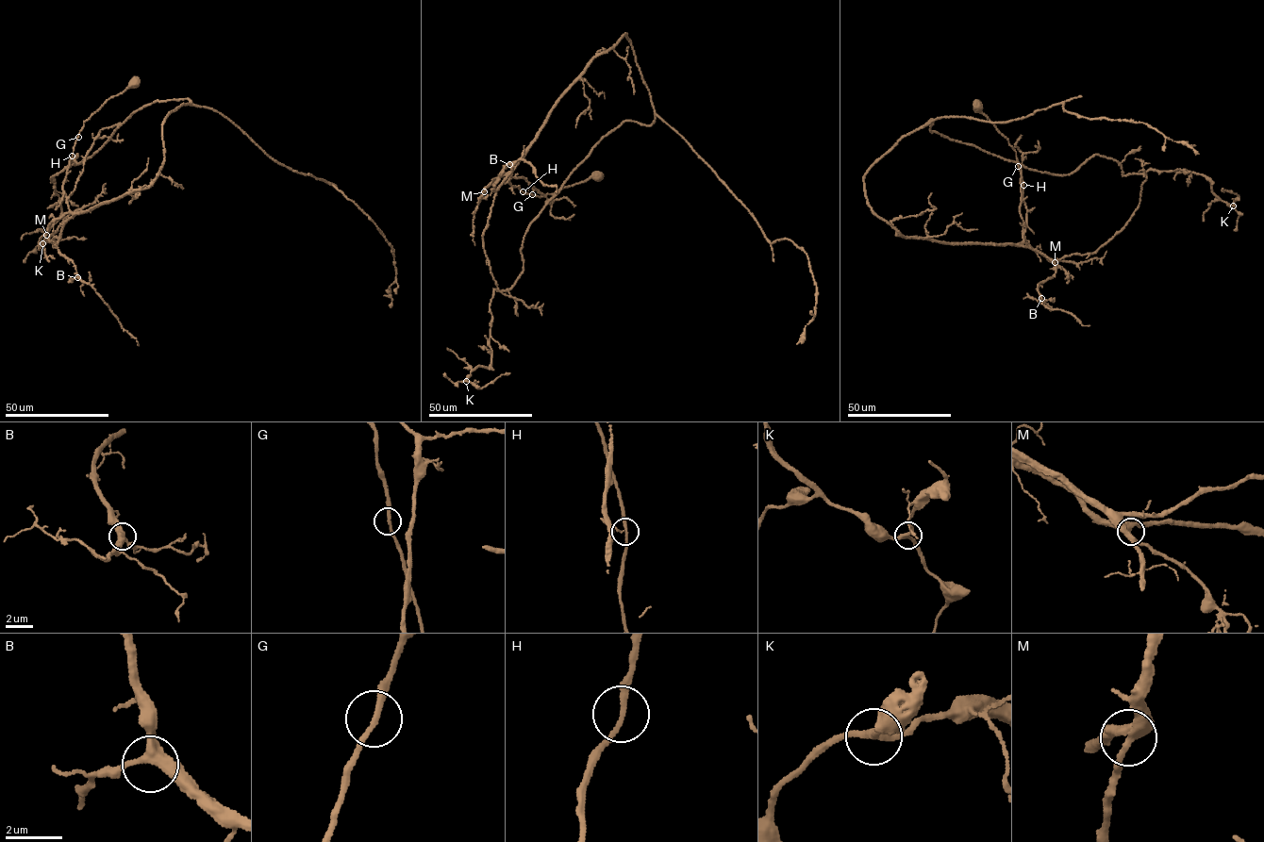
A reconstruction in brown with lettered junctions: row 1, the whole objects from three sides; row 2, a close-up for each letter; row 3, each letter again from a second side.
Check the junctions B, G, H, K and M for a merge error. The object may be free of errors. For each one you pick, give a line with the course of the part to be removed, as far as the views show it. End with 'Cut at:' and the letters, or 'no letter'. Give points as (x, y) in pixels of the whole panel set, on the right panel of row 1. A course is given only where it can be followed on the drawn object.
Cut at: no letter

